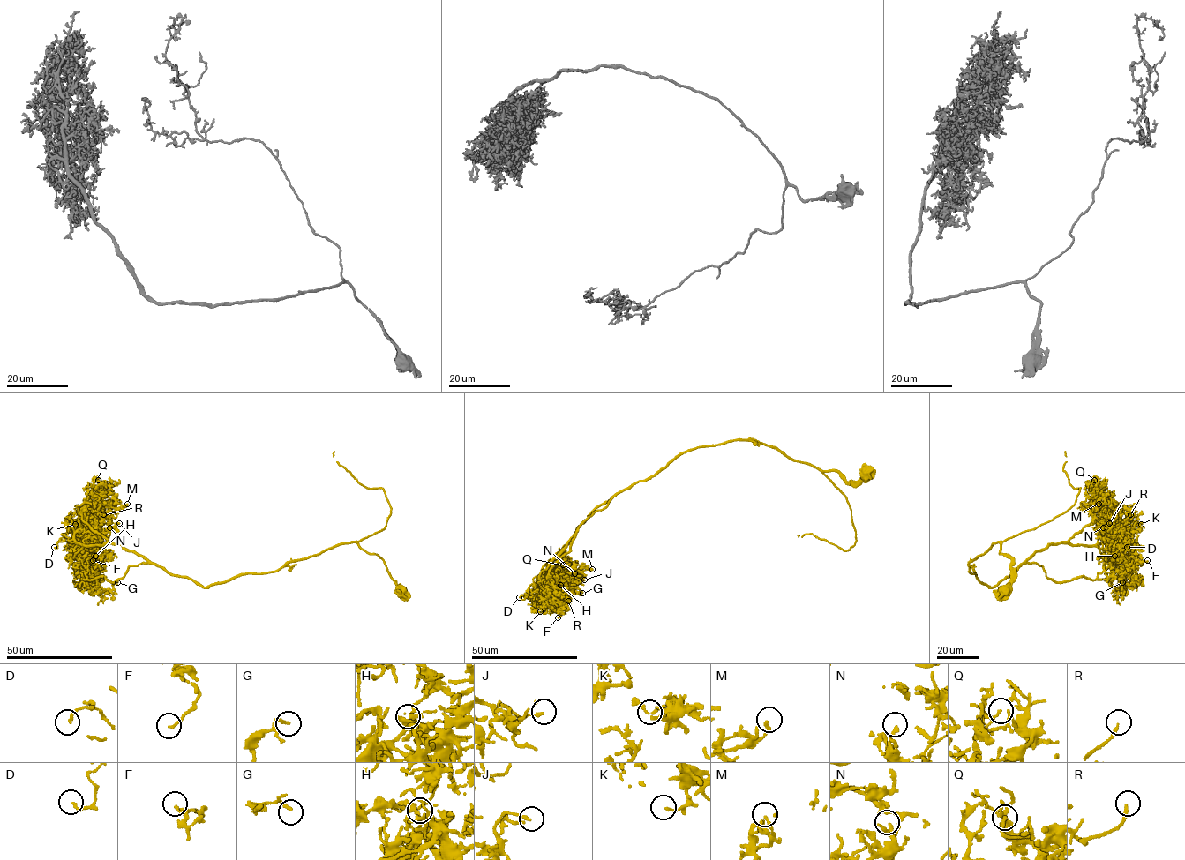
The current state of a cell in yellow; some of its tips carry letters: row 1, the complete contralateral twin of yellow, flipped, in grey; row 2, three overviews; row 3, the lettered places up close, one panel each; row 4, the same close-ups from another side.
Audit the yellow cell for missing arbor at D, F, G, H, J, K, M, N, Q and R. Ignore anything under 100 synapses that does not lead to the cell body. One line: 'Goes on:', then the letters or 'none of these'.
Goes on: R

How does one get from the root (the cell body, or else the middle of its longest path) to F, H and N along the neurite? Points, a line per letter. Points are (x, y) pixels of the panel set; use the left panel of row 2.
F: (399, 590), (384, 561), (355, 542), (206, 587), (148, 563), (130, 565), (114, 582), (85, 579), (93, 560)
H: (399, 590), (384, 561), (355, 542), (206, 587), (119, 544), (75, 548), (95, 549), (95, 556)
N: (399, 590), (384, 561), (355, 542), (275, 571), (202, 587), (120, 545), (84, 544), (109, 527)

